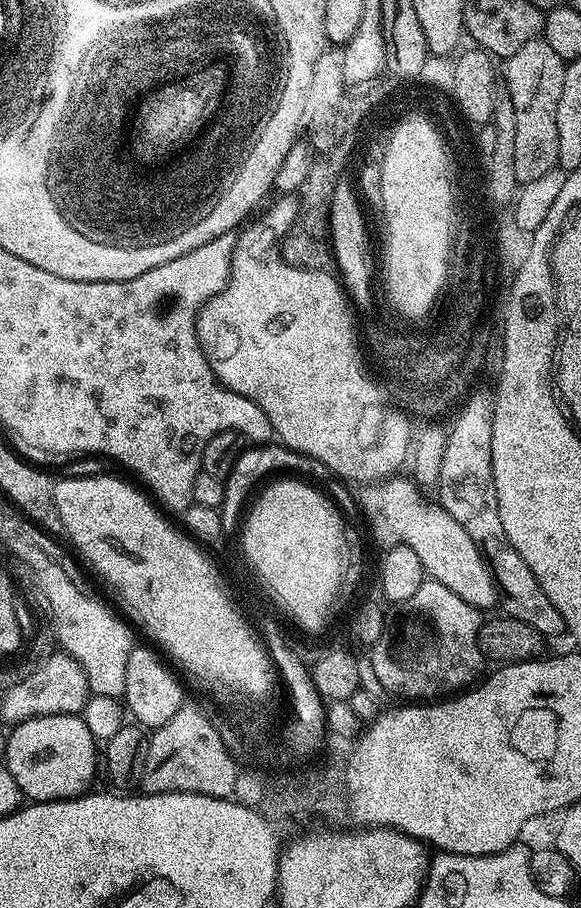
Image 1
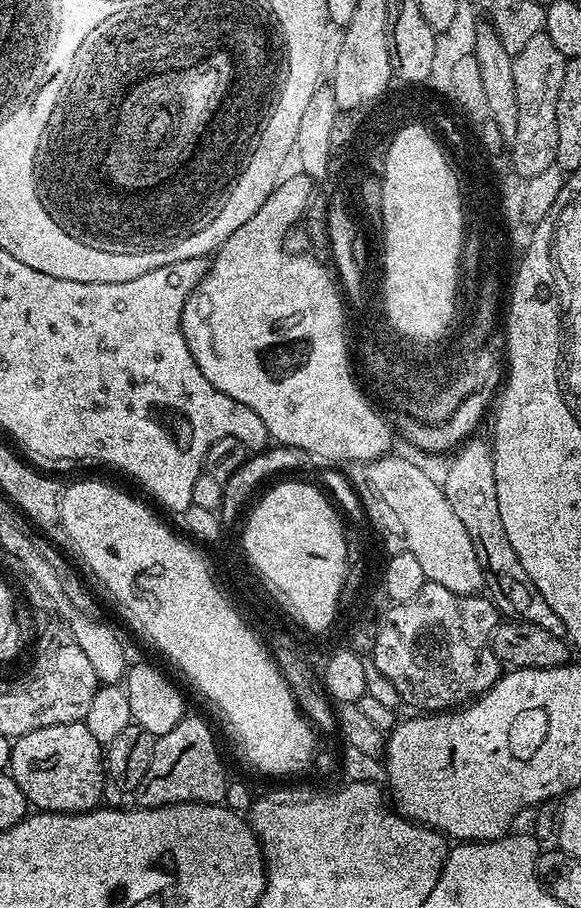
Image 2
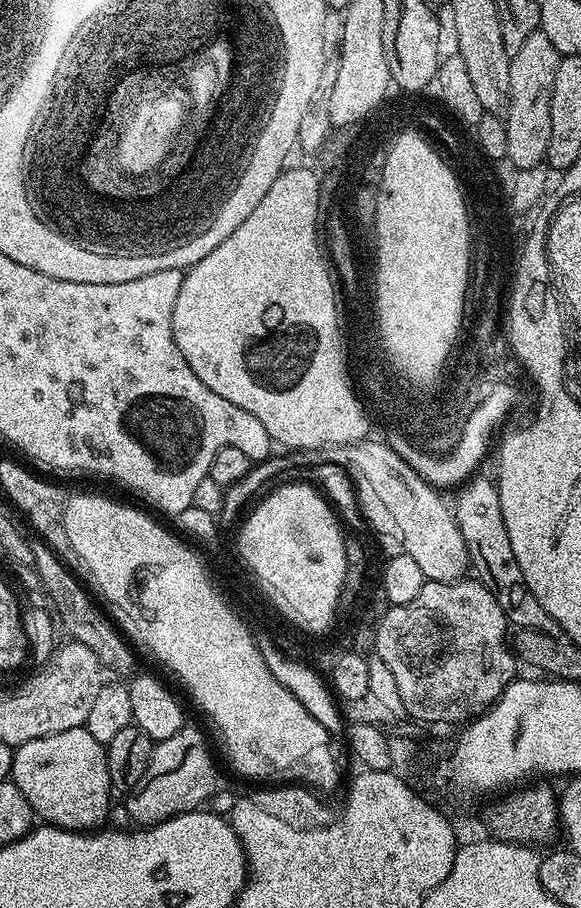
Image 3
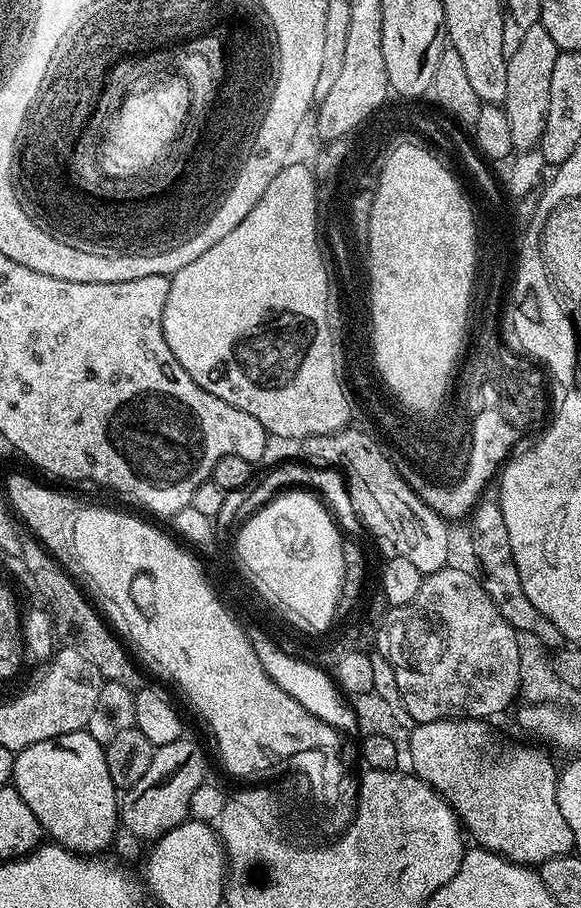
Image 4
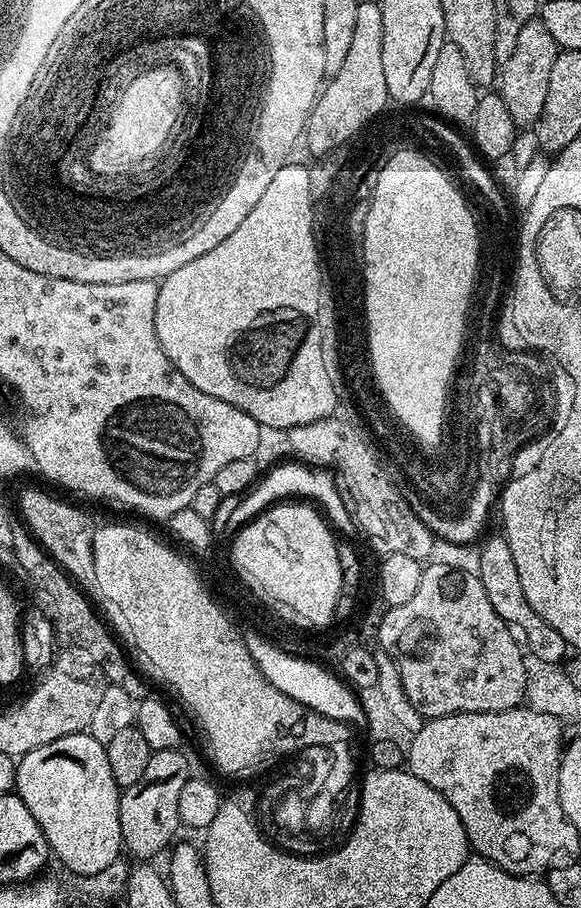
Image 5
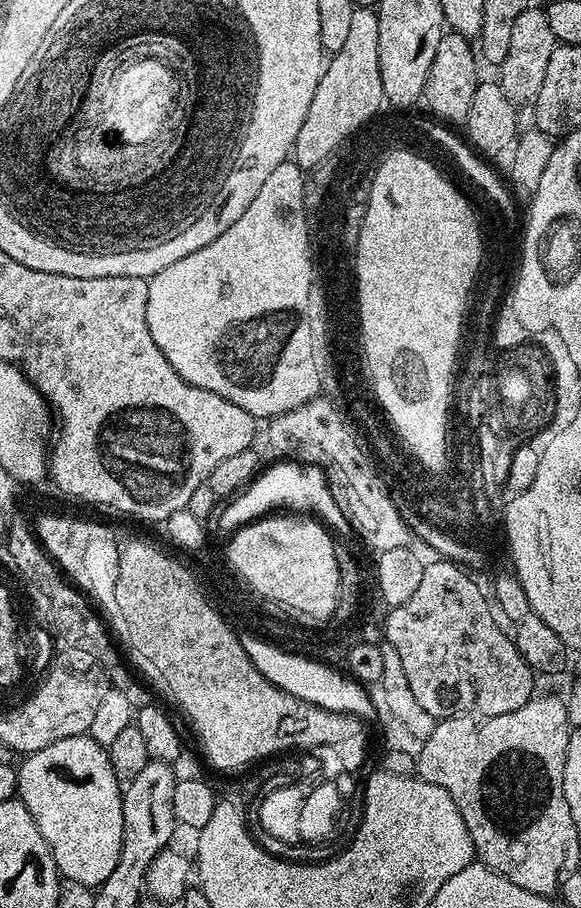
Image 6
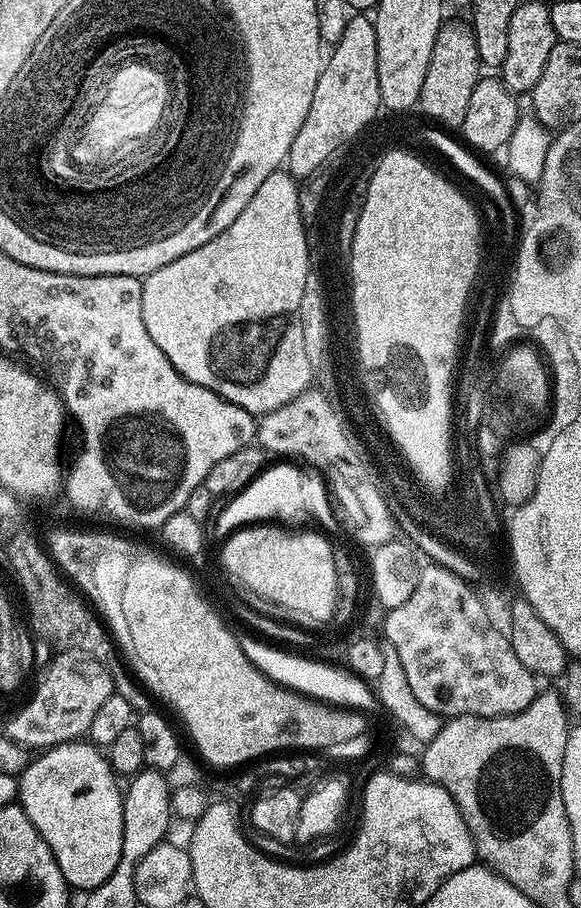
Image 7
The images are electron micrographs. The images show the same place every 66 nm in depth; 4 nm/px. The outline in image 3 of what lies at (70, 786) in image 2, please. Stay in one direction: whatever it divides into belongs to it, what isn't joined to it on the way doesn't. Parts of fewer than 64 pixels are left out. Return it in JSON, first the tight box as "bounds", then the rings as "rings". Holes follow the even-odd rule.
{"bounds":[12,727,114,832],"rings":[[[87,727],[62,730],[46,738],[34,738],[19,745],[12,753],[12,783],[22,790],[26,802],[30,802],[33,813],[41,821],[58,828],[68,828],[71,832],[96,830],[109,819],[111,796],[114,796],[112,779],[108,773],[108,754],[105,745],[99,744],[88,732]]]}

